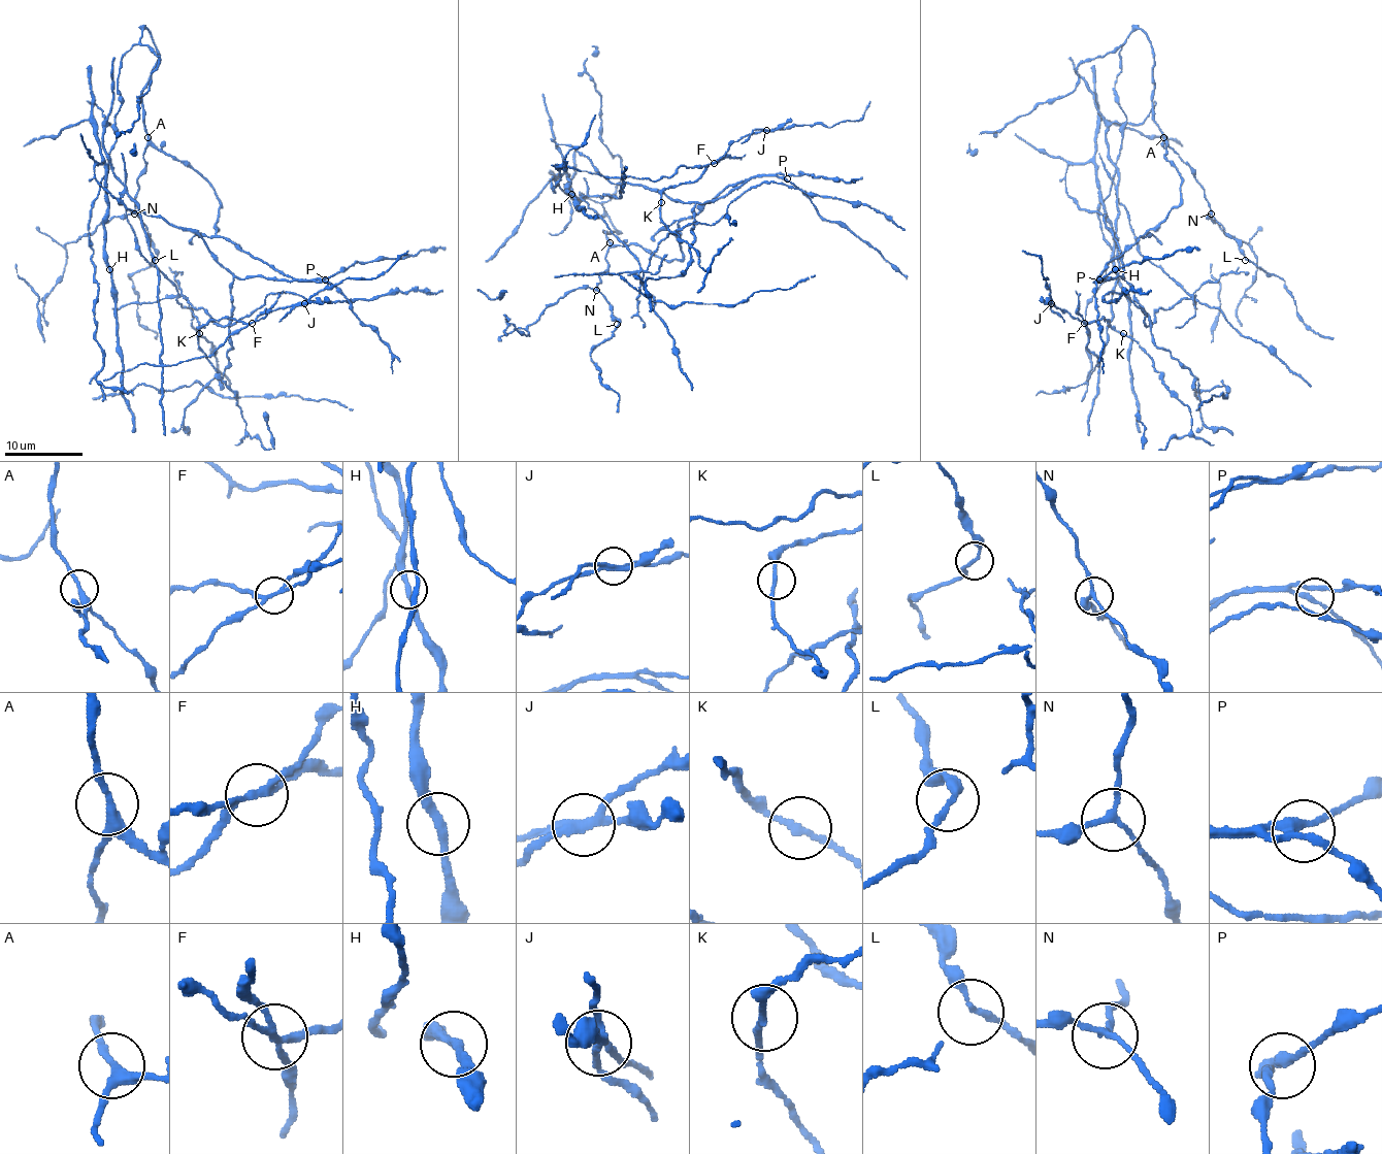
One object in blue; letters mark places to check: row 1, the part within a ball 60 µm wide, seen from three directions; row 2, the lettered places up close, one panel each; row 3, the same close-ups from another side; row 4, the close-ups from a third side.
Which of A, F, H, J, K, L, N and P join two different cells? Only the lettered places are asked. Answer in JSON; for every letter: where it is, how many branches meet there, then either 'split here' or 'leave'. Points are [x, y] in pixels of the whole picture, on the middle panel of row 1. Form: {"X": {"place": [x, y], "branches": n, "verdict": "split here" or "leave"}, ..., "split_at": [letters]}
{"A": {"place": [610, 242], "branches": 3, "verdict": "leave"}, "F": {"place": [714, 163], "branches": 4, "verdict": "split here"}, "H": {"place": [571, 194], "branches": 2, "verdict": "leave"}, "J": {"place": [766, 130], "branches": 3, "verdict": "split here"}, "K": {"place": [661, 202], "branches": 2, "verdict": "leave"}, "L": {"place": [617, 324], "branches": 2, "verdict": "leave"}, "N": {"place": [596, 290], "branches": 3, "verdict": "leave"}, "P": {"place": [787, 178], "branches": 3, "verdict": "leave"}, "split_at": ["F", "J"]}

